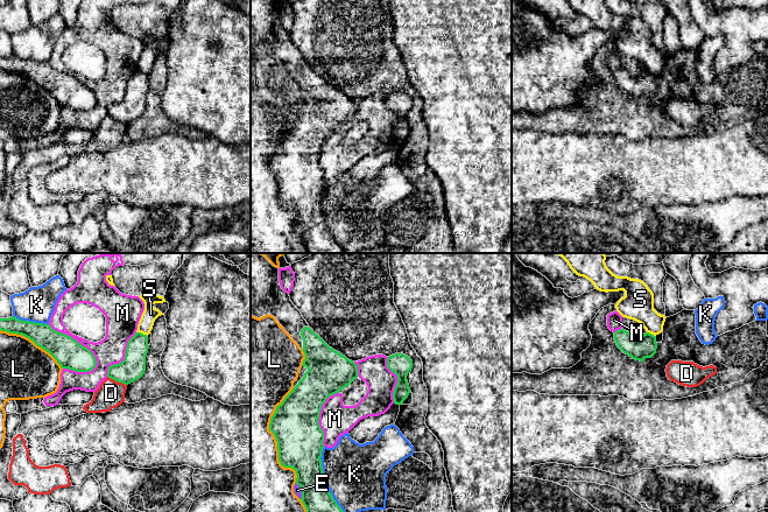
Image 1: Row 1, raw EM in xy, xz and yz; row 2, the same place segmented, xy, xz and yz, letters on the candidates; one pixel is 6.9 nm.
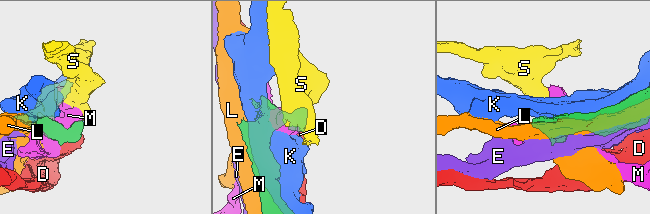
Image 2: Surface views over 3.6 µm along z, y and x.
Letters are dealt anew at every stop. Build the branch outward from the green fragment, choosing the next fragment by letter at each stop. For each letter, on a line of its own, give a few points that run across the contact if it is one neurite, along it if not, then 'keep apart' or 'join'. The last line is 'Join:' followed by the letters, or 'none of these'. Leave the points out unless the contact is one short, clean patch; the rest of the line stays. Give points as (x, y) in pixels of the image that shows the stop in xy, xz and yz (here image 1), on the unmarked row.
D: xy (107, 114), (126, 124) | keep apart
E: keep apart
K: keep apart
L: keep apart
M: keep apart
S: xy (136, 70), (147, 74) | keep apart
Join: none of these

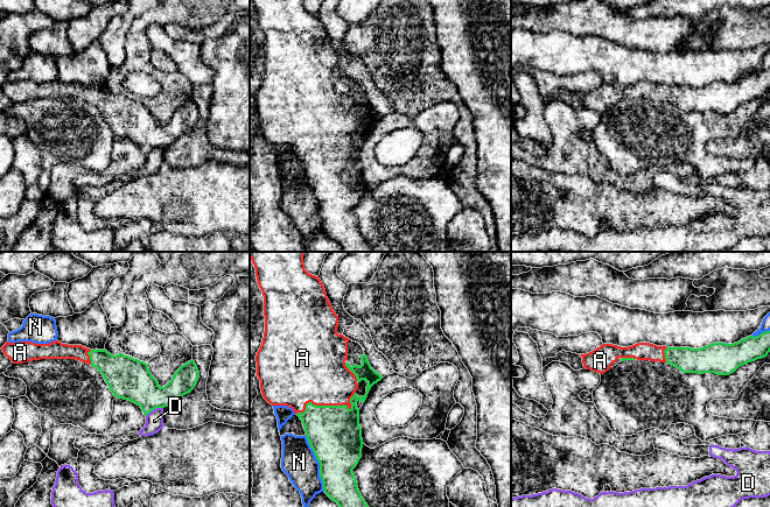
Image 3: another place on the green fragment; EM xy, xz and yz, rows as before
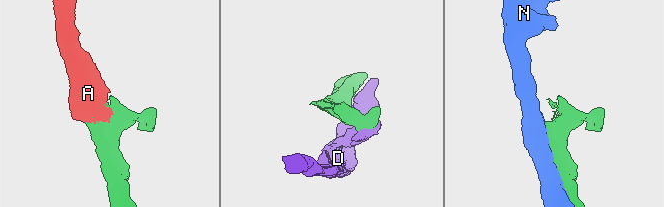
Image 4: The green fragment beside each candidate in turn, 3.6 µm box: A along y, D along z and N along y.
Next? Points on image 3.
A: join
D: xy (162, 146), (154, 147), (146, 155) | keep apart
N: keep apart
Join: A

